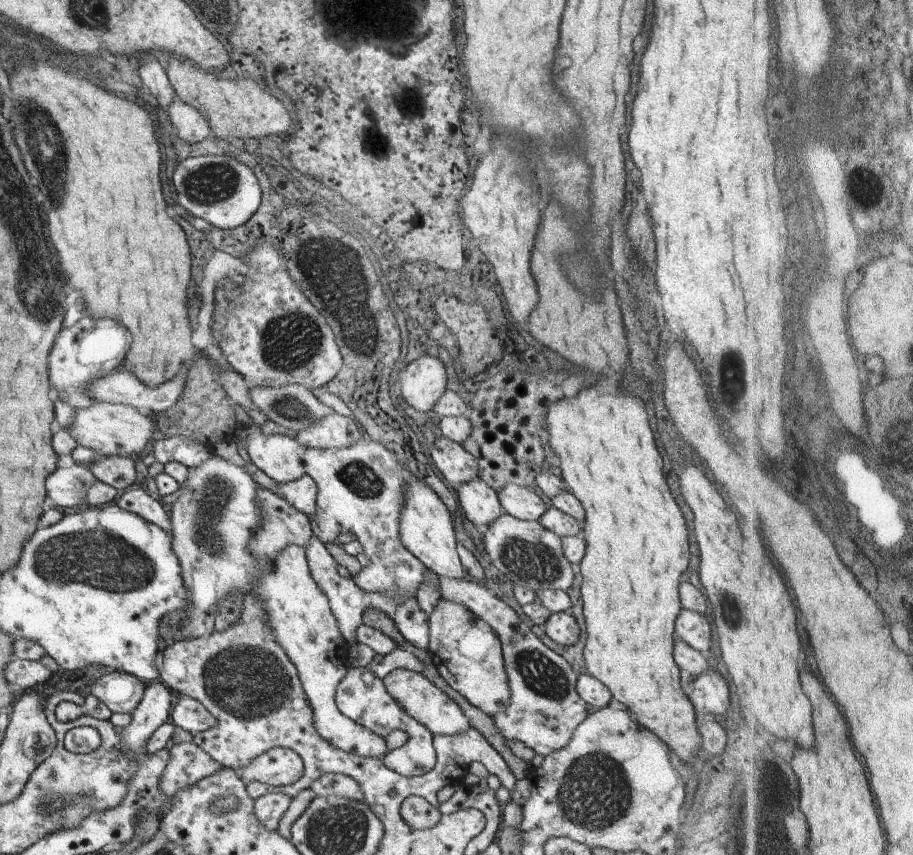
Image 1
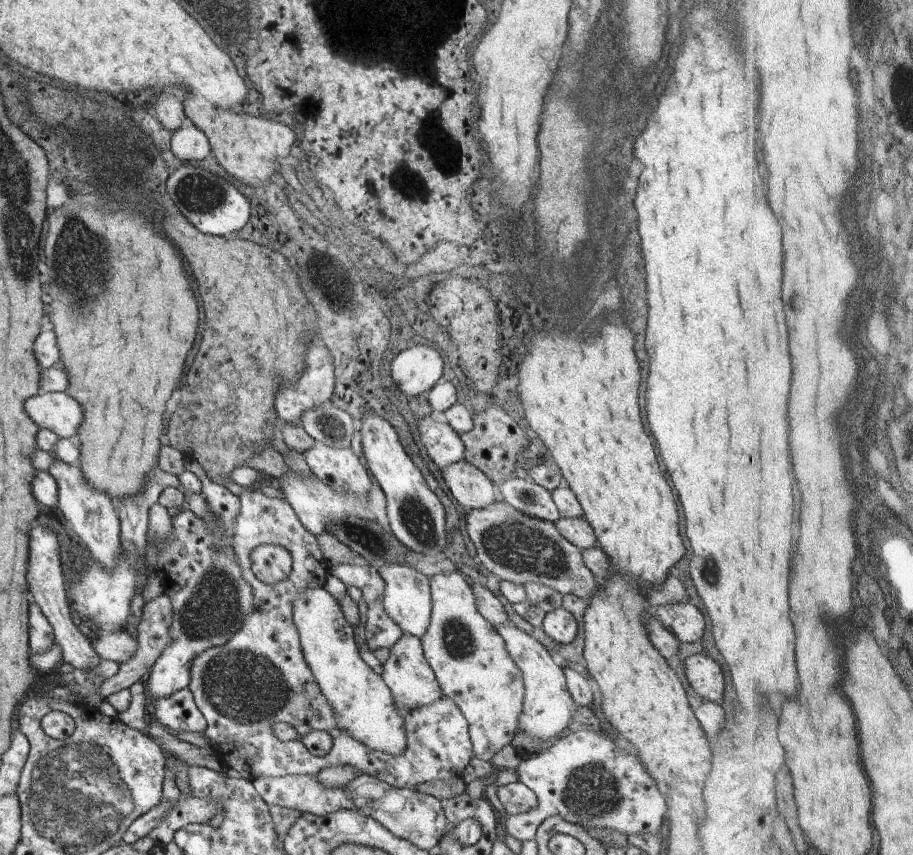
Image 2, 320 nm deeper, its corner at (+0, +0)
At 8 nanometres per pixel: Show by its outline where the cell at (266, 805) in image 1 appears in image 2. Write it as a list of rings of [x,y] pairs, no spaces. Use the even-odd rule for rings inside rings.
[[[286,775],[285,777],[275,777],[274,779],[259,776],[252,781],[258,794],[267,805],[288,807],[301,813],[312,813],[319,817],[344,809],[357,810],[353,800],[347,795],[343,787],[326,788],[317,778],[317,775]]]

